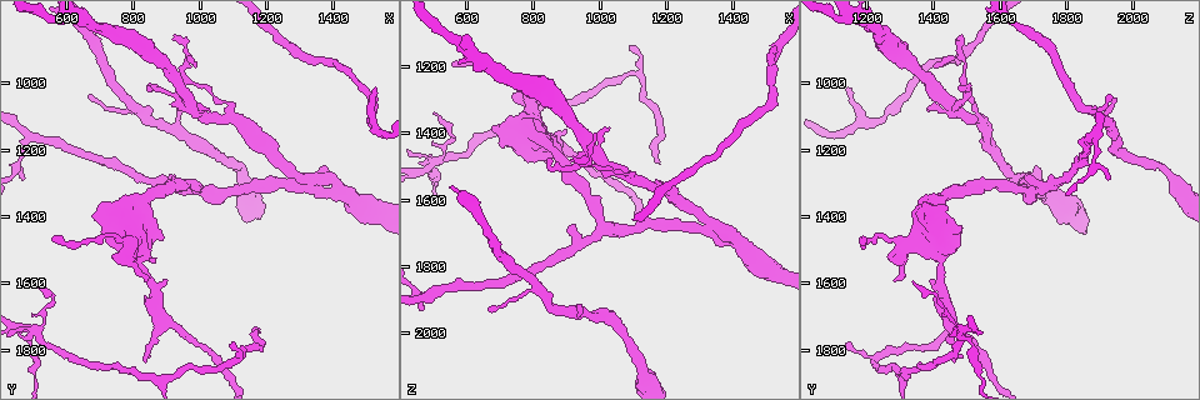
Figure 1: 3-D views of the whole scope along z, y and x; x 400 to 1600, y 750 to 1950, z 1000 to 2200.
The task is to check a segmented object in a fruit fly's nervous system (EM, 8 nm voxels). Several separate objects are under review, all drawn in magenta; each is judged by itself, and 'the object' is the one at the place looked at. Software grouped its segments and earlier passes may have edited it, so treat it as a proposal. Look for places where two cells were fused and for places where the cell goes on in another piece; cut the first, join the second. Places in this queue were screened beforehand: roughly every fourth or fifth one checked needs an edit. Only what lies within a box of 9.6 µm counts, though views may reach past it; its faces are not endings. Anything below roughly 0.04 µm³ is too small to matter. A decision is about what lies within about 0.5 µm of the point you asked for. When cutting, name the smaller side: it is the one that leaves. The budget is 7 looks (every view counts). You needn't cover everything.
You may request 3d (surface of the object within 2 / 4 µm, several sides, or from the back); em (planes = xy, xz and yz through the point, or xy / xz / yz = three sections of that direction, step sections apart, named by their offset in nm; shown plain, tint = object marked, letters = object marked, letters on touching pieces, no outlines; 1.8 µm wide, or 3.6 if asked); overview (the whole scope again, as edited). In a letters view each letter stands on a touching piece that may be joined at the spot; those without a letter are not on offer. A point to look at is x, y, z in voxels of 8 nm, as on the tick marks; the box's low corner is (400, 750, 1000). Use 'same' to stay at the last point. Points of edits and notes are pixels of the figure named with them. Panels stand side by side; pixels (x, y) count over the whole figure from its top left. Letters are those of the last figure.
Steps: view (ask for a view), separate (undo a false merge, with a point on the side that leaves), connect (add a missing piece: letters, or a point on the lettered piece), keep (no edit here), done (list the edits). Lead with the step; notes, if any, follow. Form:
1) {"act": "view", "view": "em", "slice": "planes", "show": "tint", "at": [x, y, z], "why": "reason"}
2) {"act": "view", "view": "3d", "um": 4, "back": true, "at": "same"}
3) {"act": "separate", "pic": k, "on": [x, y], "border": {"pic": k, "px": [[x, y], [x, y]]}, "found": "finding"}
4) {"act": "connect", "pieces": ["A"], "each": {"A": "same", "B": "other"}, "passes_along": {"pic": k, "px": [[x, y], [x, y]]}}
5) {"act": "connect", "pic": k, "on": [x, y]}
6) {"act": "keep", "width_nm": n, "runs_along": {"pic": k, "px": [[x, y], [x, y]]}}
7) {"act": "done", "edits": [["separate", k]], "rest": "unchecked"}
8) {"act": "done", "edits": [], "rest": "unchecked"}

{"act": "view", "view": "3d", "um": 2, "at": [970, 1070, 1460], "why": "sharp bend"}

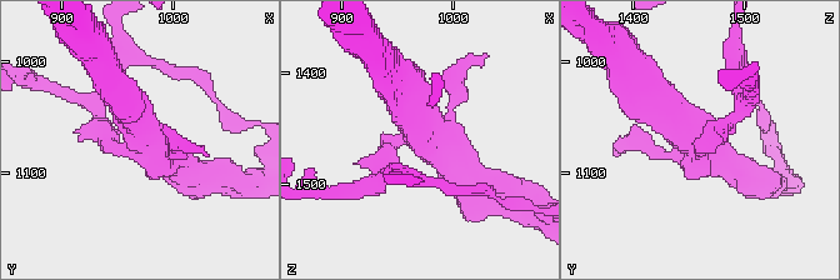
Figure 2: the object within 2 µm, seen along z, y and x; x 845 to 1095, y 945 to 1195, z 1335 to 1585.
{"act": "view", "view": "em", "slice": "planes", "show": "letters", "at": [968, 1066, 1450], "why": "shape alone is not enough"}

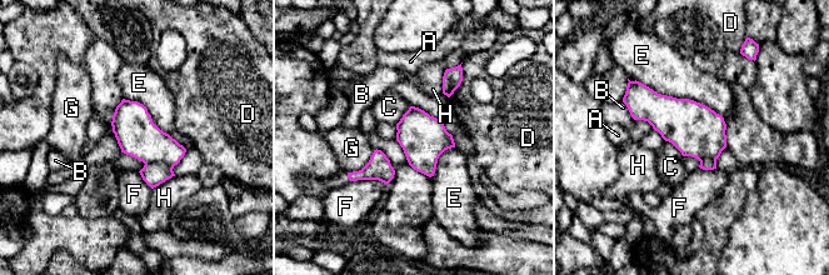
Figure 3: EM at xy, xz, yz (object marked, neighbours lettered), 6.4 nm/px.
{"act": "keep", "each": {"A": "other", "B": "other", "C": "other", "D": "other", "E": "other", "F": "other", "G": "other", "H": "other"}, "border": {"pic": 3, "px": [[665, 140], [683, 156]]}, "found": "one cell here"}

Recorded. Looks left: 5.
{"act": "view", "view": "em", "slice": "xz", "step": 16, "show": "letters", "at": [500, 1760, 1490], "why": "side arm on a straight run"}

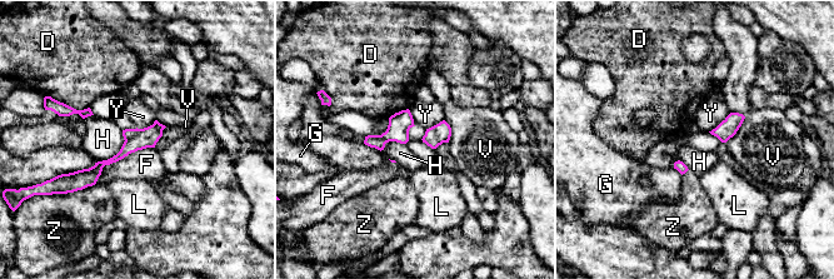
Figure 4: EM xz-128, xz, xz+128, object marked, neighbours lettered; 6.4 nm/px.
{"act": "separate", "pic": 4, "on": [148, 136], "longest_contact_nm": ["F", 440], "each": {"D": "other", "F": "other", "G": "other", "H": "other", "L": "other", "V": "other", "Y": "other", "Z": "other"}, "found": "a second cell is stuck on"}

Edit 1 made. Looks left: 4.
{"act": "view", "view": "overview"}

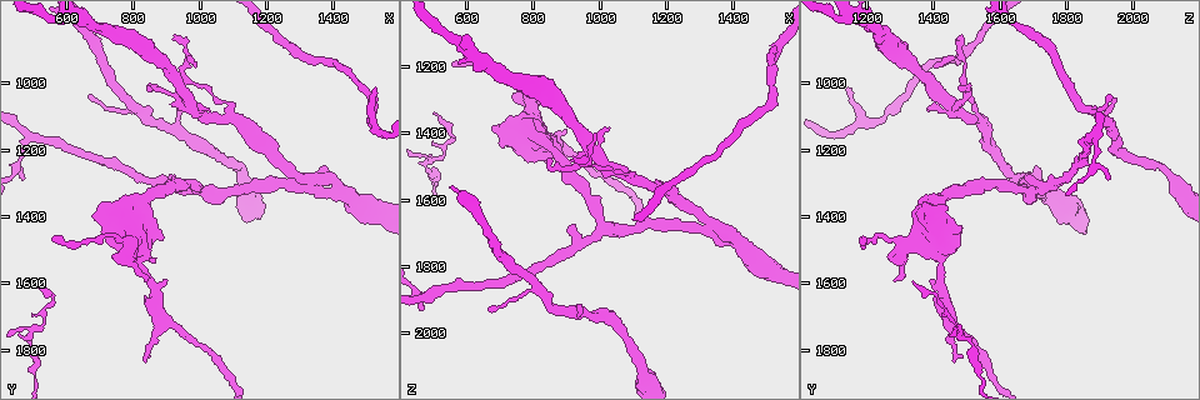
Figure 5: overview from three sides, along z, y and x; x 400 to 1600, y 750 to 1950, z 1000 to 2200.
{"act": "view", "view": "3d", "um": 4, "at": [800, 1510, 1300], "why": "thick turns thin"}

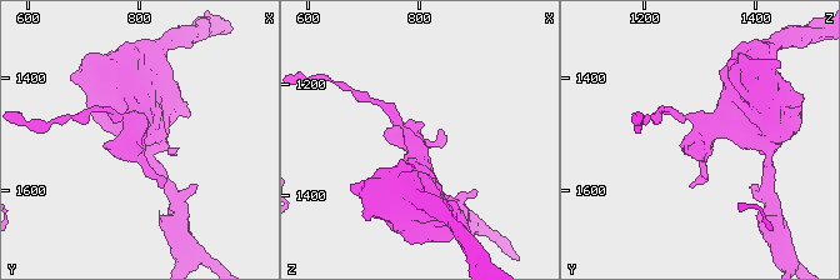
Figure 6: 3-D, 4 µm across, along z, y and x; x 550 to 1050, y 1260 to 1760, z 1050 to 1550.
{"act": "view", "view": "em", "um": 3.6, "slice": "xy", "step": 8, "show": "tint", "at": [795, 1505, 1310], "why": "shape alone is not enough"}

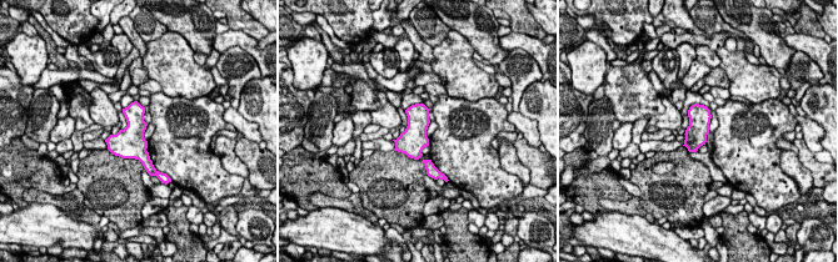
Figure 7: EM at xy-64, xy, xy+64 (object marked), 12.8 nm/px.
{"act": "view", "view": "em", "um": 3.6, "slice": "planes", "show": "letters", "at": "same"}

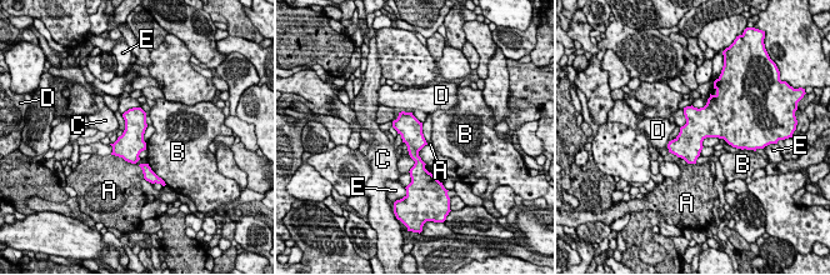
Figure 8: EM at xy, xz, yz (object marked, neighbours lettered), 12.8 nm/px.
{"act": "keep", "each": {"A": "other", "B": "other", "C": "other", "D": "other", "E": "other"}, "border": {"pic": 8, "px": [[111, 154], [135, 164]]}, "found": "continuous, no second cell"}

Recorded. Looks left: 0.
{"act": "done", "edits": [["separate", 4]], "rest": "unchecked"}

